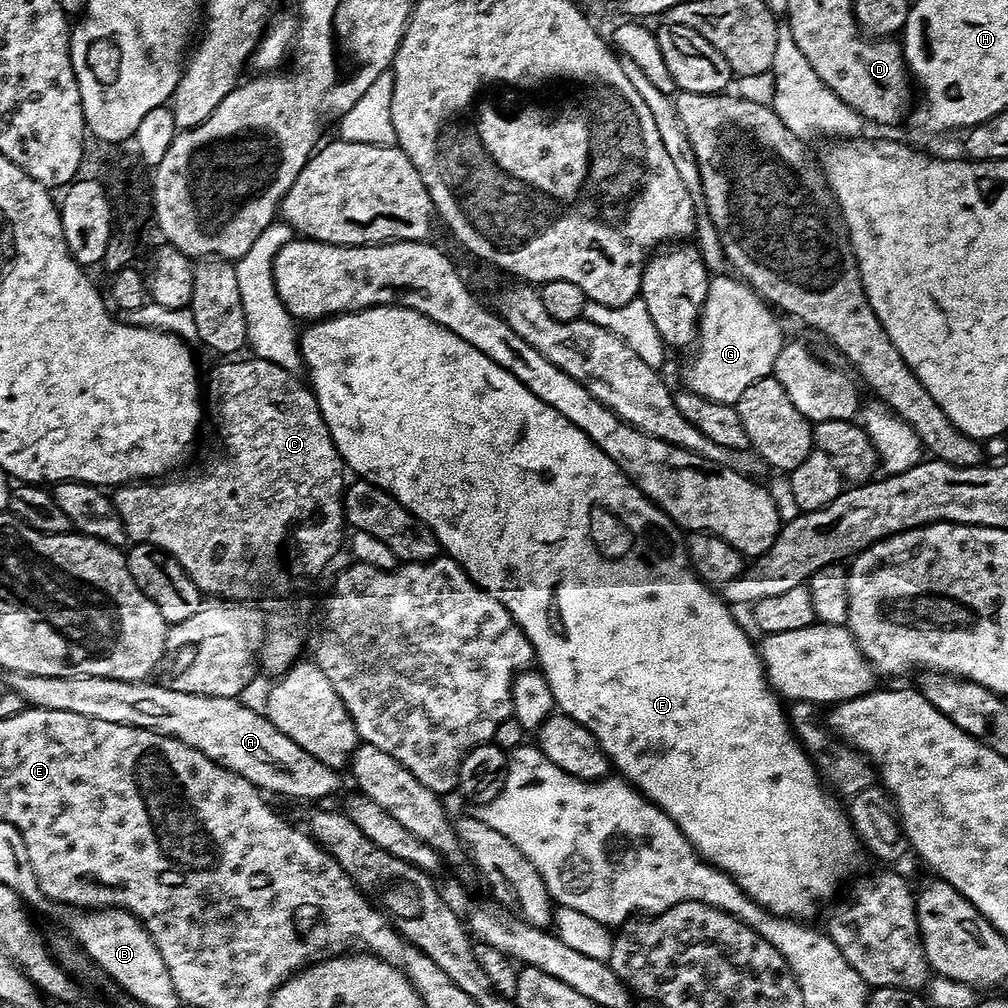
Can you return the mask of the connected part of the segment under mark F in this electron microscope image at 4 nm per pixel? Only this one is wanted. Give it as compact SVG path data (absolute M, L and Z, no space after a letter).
M380 304L376 308L364 308L361 312L343 312L341 316L329 316L327 320L317 320L309 323L305 328L308 329L305 332L303 329L298 336L300 358L306 372L308 368L309 377L307 376L307 379L310 381L310 387L316 394L316 401L320 407L322 418L330 430L332 441L338 450L338 454L344 459L347 471L349 473L356 472L352 474L355 474L359 479L366 481L368 484L378 486L383 492L389 492L399 504L406 506L406 510L410 510L410 514L414 514L423 524L430 526L430 530L438 538L441 549L451 559L455 560L458 567L477 586L482 590L486 590L486 594L490 594L490 598L498 598L498 602L502 602L502 606L526 634L528 641L532 643L535 663L538 665L539 671L543 672L544 677L548 679L548 685L556 699L557 709L563 715L582 722L582 726L586 726L586 730L590 730L590 734L594 734L594 738L598 738L602 750L608 756L609 765L615 771L617 768L620 771L617 773L623 779L627 780L633 788L638 789L650 803L657 804L676 823L678 830L690 841L692 849L703 860L707 860L708 863L716 868L721 868L740 887L741 892L746 893L760 908L766 909L773 916L785 918L808 918L804 916L814 915L816 903L819 900L830 899L839 890L840 883L847 876L853 875L852 877L855 877L857 875L855 872L859 870L864 856L866 857L865 849L862 847L861 840L857 836L855 829L852 828L852 822L848 818L845 805L826 787L820 773L816 771L816 765L813 764L812 757L804 751L803 746L796 739L796 735L792 733L792 728L788 725L788 713L781 697L777 696L768 686L768 677L764 675L764 664L760 660L757 645L754 643L754 640L752 644L751 638L744 633L743 626L732 617L733 609L717 593L716 597L712 593L715 591L705 584L696 575L695 570L692 569L692 563L688 557L688 546L681 529L677 528L676 523L668 519L668 515L657 504L643 496L635 482L618 467L615 460L611 460L590 437L582 430L578 430L578 426L574 426L574 422L570 422L562 414L558 414L558 410L554 410L549 404L542 402L542 398L538 398L530 389L522 386L522 382L518 378L514 378L514 374L510 374L510 370L498 366L498 362L486 358L486 354L482 354L482 350L474 350L474 346L470 346L470 342L466 342L466 338L458 338L458 334L454 334L454 330L446 330L446 326L426 318L418 310L401 308L398 304Z

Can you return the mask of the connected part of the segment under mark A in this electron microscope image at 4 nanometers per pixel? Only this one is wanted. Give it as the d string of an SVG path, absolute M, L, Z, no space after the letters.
M10 672L7 673L6 679L9 686L31 707L45 708L46 710L70 710L70 714L86 714L86 718L102 718L102 722L119 722L122 726L149 728L155 732L161 732L163 736L173 736L182 742L186 742L194 750L206 754L206 758L210 758L214 763L222 765L226 770L230 770L234 774L246 778L254 787L263 790L265 793L281 792L282 795L293 796L296 800L316 800L312 802L320 802L323 801L320 800L323 796L332 796L340 788L341 773L337 769L326 766L322 762L318 762L318 758L306 754L306 750L302 750L302 746L298 746L298 742L290 742L290 738L286 738L286 734L282 734L282 730L278 730L278 726L274 726L274 722L270 722L263 711L256 709L255 712L254 709L247 708L242 702L243 699L235 696L218 698L217 696L203 696L202 694L182 694L182 690L170 690L165 684L159 682L149 682L148 680L115 680L114 678L102 678L101 676L59 676L58 678L50 678L49 676L39 676L38 674Z

